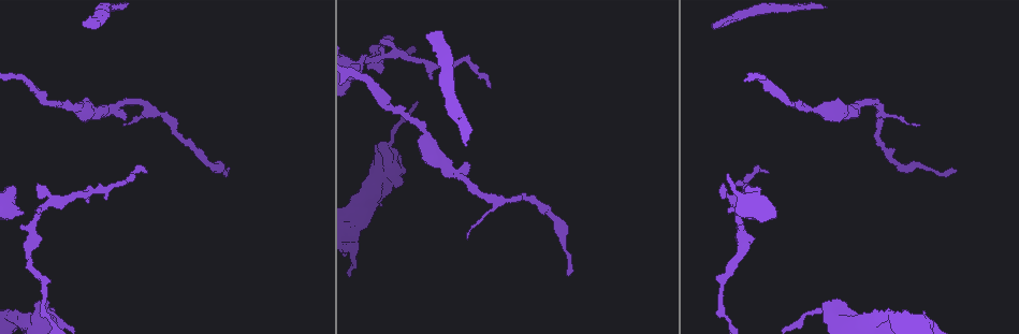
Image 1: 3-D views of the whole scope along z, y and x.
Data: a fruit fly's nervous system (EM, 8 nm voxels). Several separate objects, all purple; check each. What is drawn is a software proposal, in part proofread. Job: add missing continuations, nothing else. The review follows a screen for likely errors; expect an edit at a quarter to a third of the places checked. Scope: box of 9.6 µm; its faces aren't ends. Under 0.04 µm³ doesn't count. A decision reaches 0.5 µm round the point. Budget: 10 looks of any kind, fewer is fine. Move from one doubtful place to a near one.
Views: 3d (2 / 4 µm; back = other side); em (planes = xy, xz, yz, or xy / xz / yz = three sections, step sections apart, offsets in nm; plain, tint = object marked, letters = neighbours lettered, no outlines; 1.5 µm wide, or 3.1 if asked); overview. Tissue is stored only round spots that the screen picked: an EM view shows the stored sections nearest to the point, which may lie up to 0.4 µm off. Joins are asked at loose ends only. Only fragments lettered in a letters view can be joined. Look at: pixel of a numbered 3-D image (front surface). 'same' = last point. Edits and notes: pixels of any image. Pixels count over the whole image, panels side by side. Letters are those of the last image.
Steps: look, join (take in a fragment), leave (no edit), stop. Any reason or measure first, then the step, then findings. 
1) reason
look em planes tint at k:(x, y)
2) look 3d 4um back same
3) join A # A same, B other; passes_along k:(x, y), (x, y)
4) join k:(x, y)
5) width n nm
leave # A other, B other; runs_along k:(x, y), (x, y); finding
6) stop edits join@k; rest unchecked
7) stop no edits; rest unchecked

tapers out
look 3d 2um at 1:(147, 171)

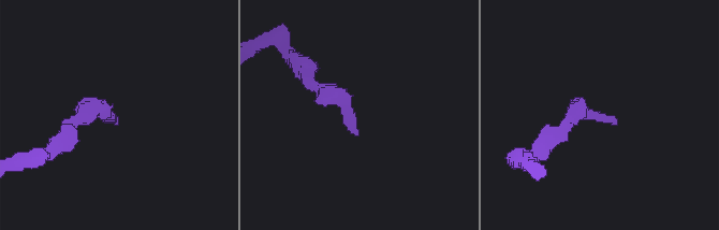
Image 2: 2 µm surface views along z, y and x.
need the tissue
look em yz step 4 tint at 2:(616, 123)

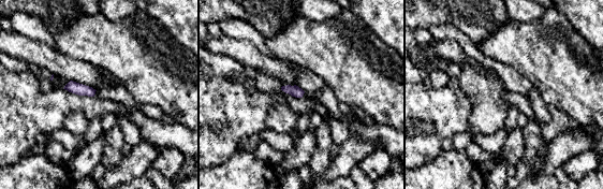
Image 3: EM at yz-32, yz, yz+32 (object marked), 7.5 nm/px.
look em planes letters same

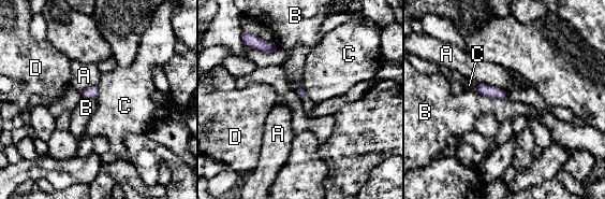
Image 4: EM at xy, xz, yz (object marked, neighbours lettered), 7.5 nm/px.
longest_contact B 240 nm
leave # A other, B other, C other, D other; none of them fits

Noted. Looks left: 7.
free end
look 3d 2um at 1:(88, 201)

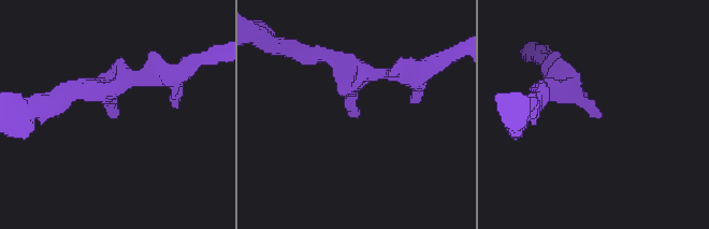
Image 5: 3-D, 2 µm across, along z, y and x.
look em planes letters at 5:(599, 116)

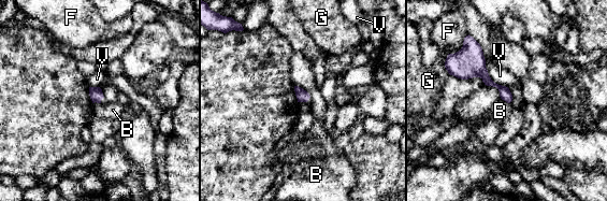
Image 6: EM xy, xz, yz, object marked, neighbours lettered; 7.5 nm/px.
longest_contact V 320 nm
leave # B other, F other, G other, V other; no lettered fragment goes on from it

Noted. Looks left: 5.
free end
look 3d 2um at 1:(469, 163)

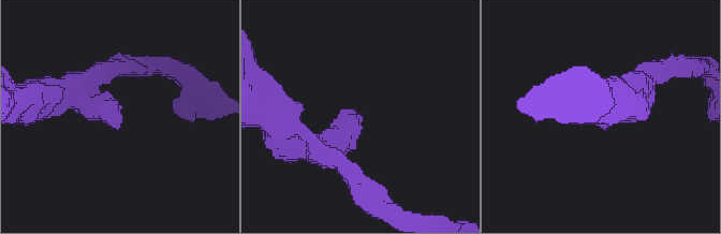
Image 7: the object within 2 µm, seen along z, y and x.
look em planes letters at 7:(355, 109)

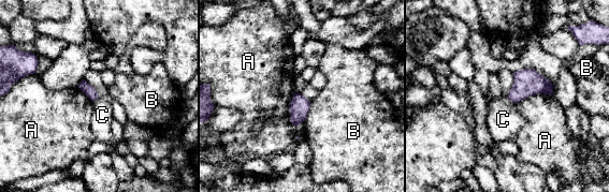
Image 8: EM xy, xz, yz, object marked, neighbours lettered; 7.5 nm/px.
leave # A other, B other, C other; border 8:(98, 98), (92, 101); none of them fits

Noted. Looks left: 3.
tapers out
look 3d 2um back at 1:(124, 124)

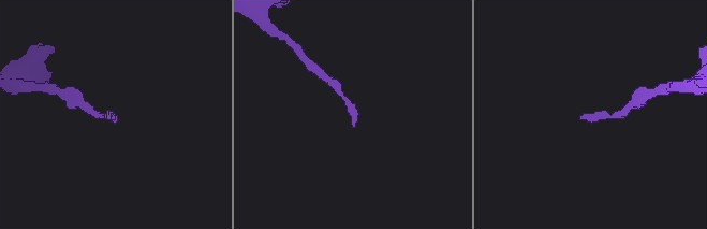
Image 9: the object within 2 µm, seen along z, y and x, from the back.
look em planes tint at 9:(113, 117)

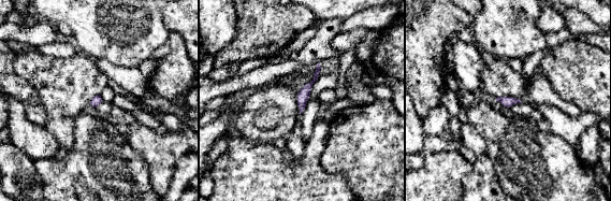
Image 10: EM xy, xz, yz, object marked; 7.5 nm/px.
what lies round it
look em planes letters same

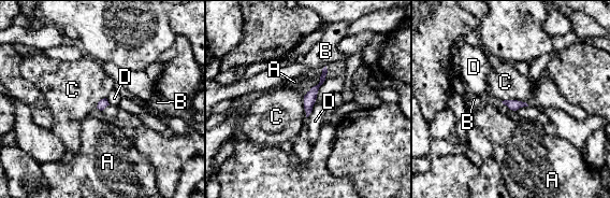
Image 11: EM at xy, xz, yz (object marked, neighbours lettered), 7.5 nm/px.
width 70 nm
leave # A other, B other, C other, D other; border 11:(314, 105), (307, 117); no lettered fragment goes on from it

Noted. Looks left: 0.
stop no edits; rest unchecked

